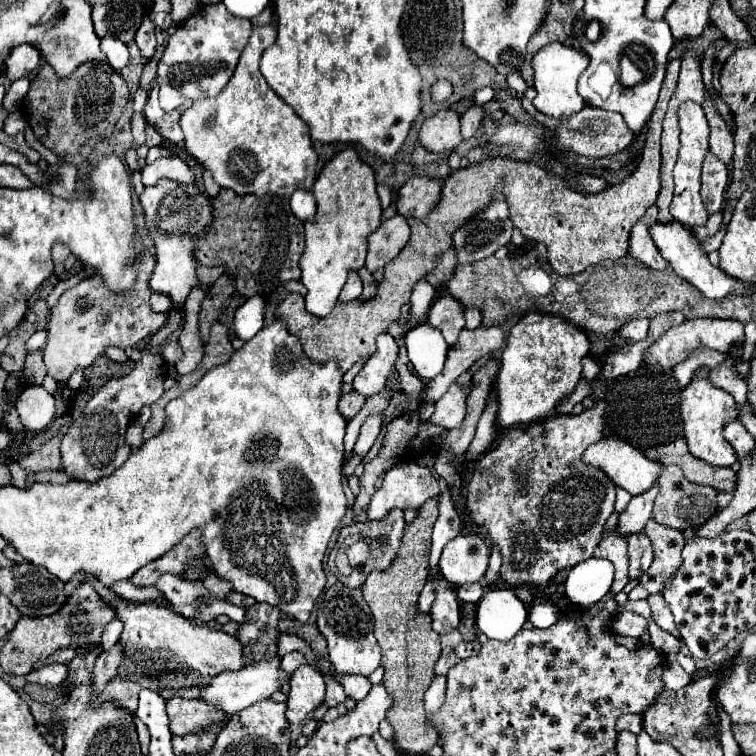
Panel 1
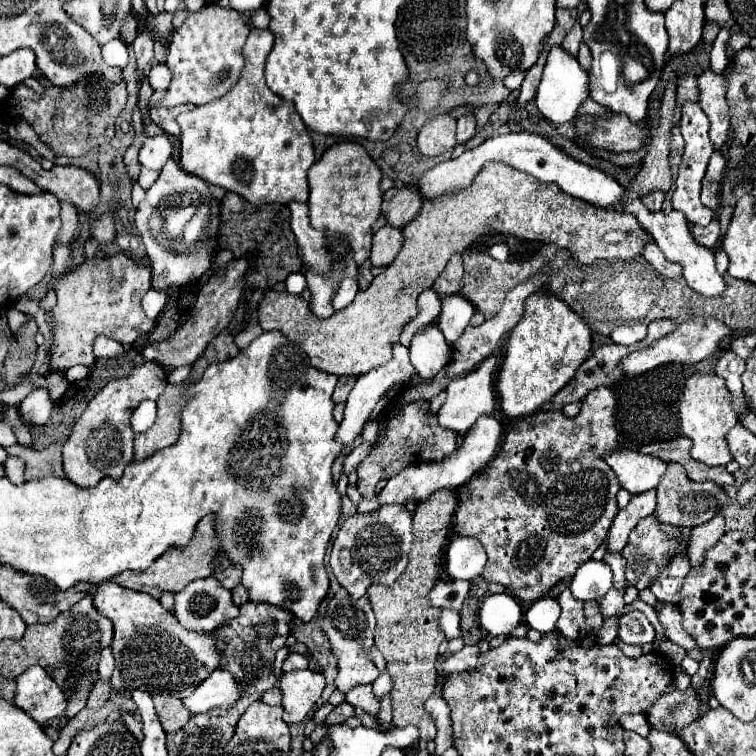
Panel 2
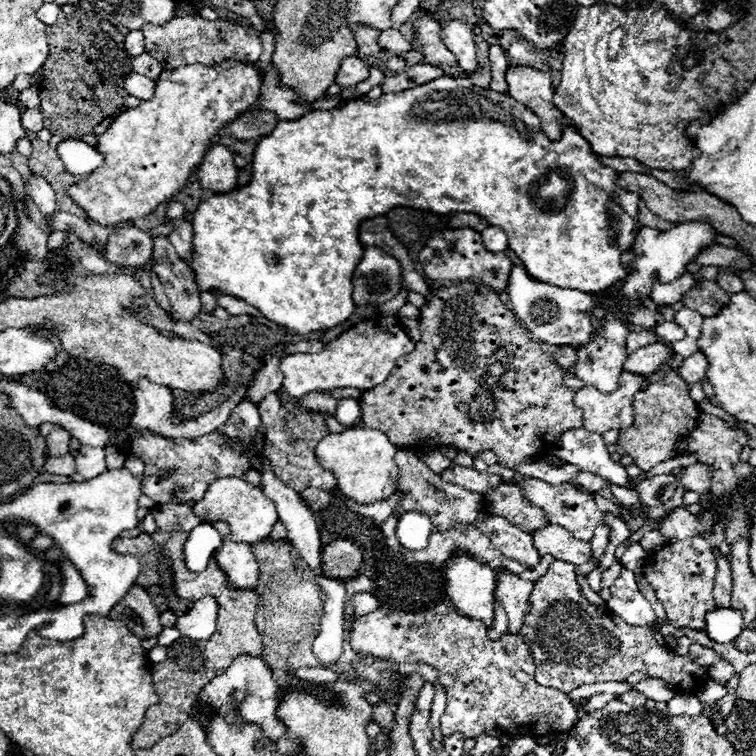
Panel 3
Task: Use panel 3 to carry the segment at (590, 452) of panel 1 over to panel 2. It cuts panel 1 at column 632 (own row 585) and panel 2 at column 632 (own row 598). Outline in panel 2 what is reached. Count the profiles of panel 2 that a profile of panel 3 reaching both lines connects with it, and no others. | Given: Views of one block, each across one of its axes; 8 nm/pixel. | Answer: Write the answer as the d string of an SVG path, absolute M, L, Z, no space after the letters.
M614 450L606 454L604 460L616 472L620 486L630 494L642 494L656 488L668 466L664 460L638 454L636 450Z

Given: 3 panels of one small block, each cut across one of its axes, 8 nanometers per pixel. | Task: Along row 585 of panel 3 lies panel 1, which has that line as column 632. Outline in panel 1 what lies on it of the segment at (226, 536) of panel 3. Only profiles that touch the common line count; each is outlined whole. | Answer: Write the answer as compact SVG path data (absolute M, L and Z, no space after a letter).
M650 206L646 214L642 216L642 220L634 224L630 232L630 252L628 254L632 254L636 260L640 260L642 264L654 270L664 270L668 268L668 262L660 256L660 250L656 248L650 236L650 226L656 222L656 216L658 216L658 208Z

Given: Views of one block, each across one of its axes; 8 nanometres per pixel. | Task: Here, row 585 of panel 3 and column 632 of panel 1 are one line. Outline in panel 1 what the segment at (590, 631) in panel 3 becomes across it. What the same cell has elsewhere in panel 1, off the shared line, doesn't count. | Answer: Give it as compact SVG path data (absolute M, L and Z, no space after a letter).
M632 534L630 536L630 578L640 578L642 572L646 572L652 564L652 544L648 536L644 534Z

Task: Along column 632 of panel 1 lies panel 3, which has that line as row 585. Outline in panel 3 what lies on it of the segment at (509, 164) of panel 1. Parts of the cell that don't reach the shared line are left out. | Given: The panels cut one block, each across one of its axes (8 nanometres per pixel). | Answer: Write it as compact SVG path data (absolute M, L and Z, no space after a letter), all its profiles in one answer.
M170 534L170 570L172 570L172 578L174 578L176 596L192 602L206 594L216 596L216 600L220 604L218 628L216 628L214 636L210 636L208 640L178 638L176 642L172 642L168 646L166 662L152 666L152 680L156 686L156 694L160 696L160 702L156 706L148 708L142 728L136 730L136 736L132 738L132 746L136 750L154 746L164 736L174 734L184 724L184 720L188 720L188 714L190 714L192 706L196 704L198 694L204 688L204 684L208 684L208 680L212 680L214 676L220 676L232 664L234 658L238 658L242 654L262 656L262 640L260 640L260 634L254 624L254 614L256 614L256 606L258 606L256 592L228 590L226 576L218 568L216 562L208 564L208 568L200 574L188 572L184 568L184 560L182 560L182 534Z

